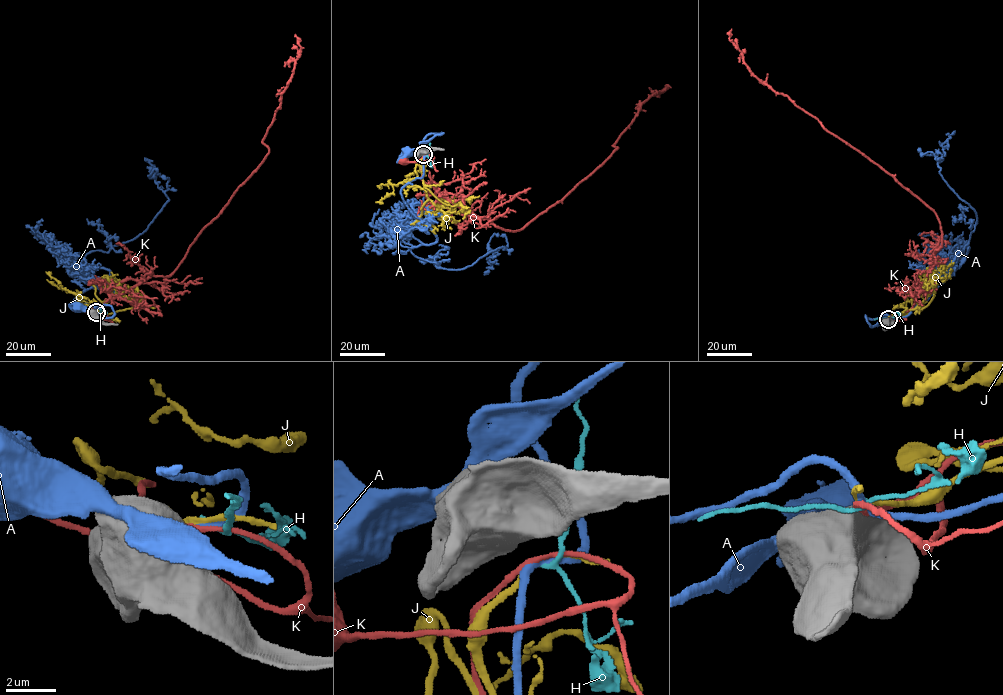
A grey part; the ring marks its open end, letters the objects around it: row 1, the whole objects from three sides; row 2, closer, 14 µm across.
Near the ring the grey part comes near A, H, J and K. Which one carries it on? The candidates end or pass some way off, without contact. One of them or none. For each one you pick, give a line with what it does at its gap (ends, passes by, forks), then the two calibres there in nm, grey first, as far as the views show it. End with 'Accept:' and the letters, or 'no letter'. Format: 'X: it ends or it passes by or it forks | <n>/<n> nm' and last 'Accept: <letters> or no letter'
J: it passes by | 850/200 nm
Accept: J

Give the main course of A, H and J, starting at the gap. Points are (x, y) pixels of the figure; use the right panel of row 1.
A: (889, 318), (885, 314), (872, 319), (865, 315), (871, 327), (885, 320)
H: (889, 317), (874, 319)
J: (889, 318), (904, 312), (899, 313), (906, 315), (916, 305), (913, 298), (928, 289)

